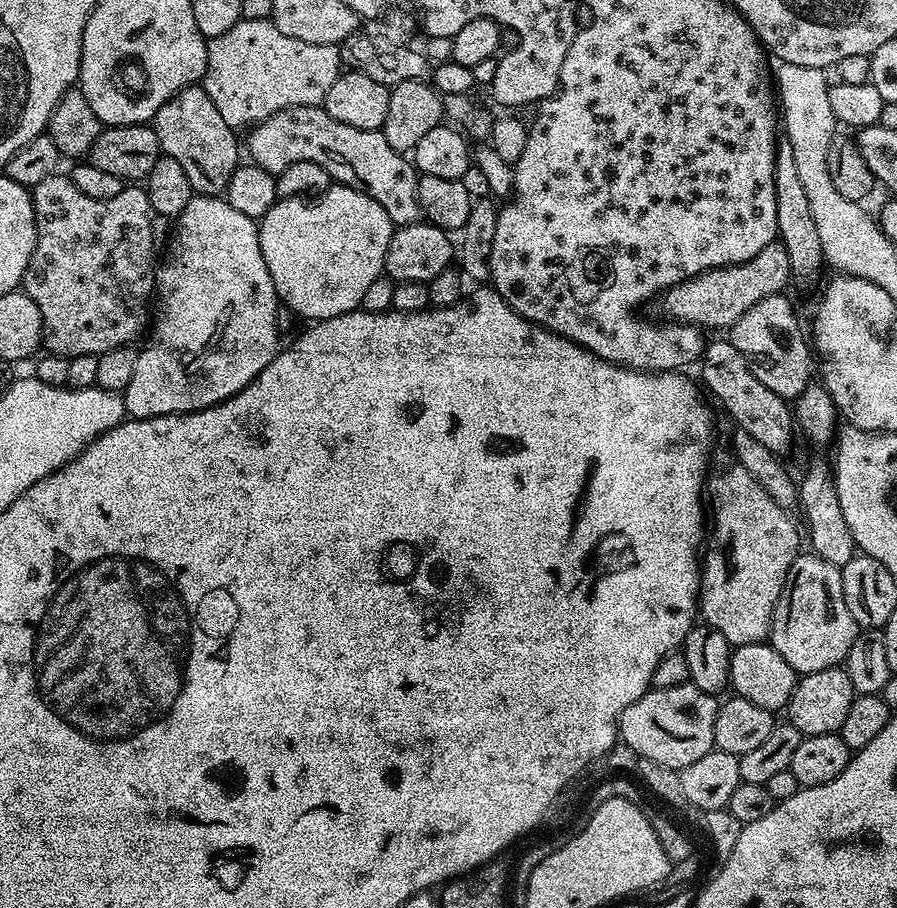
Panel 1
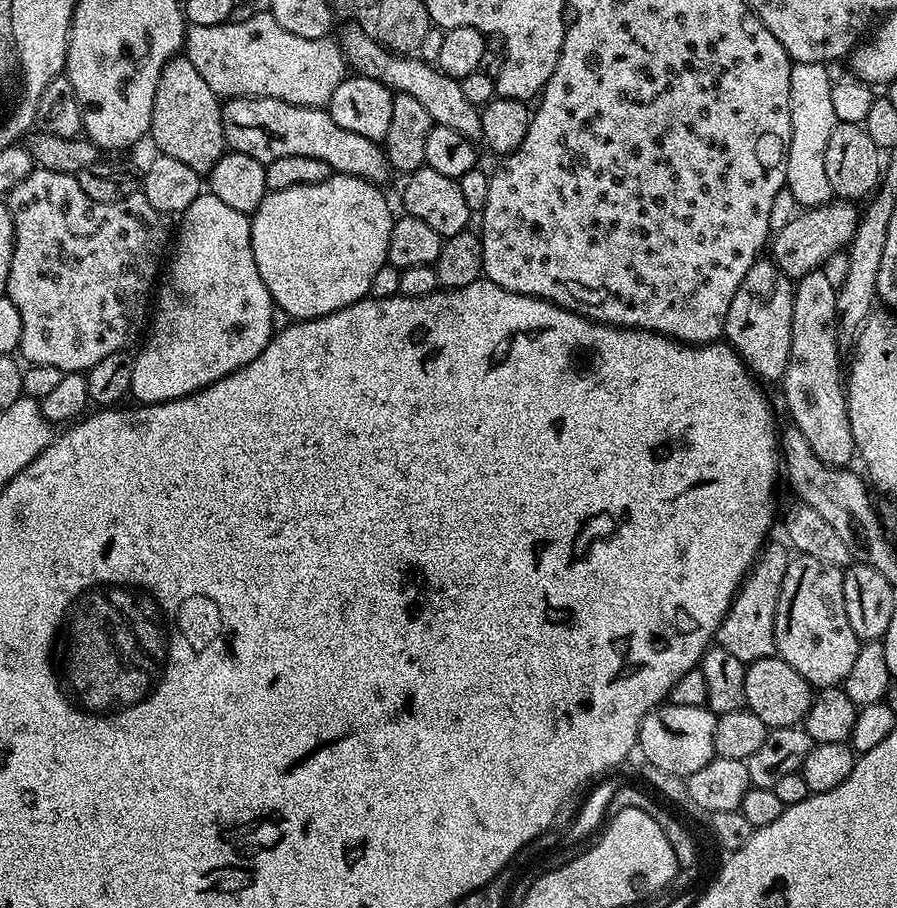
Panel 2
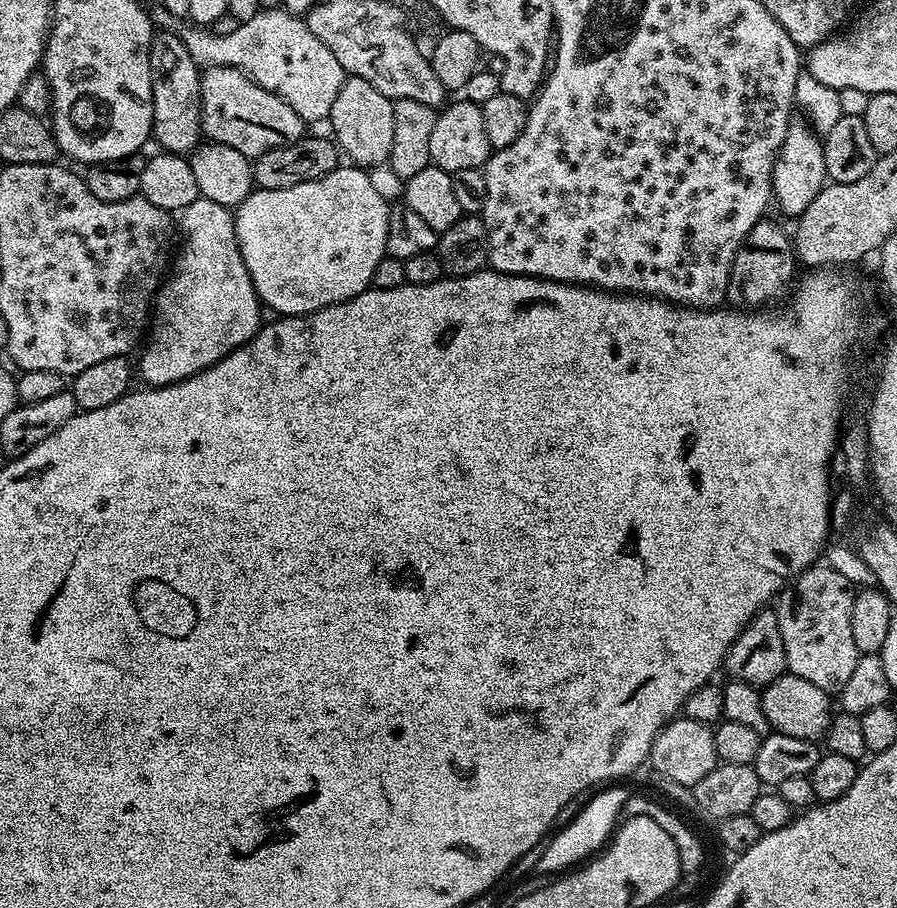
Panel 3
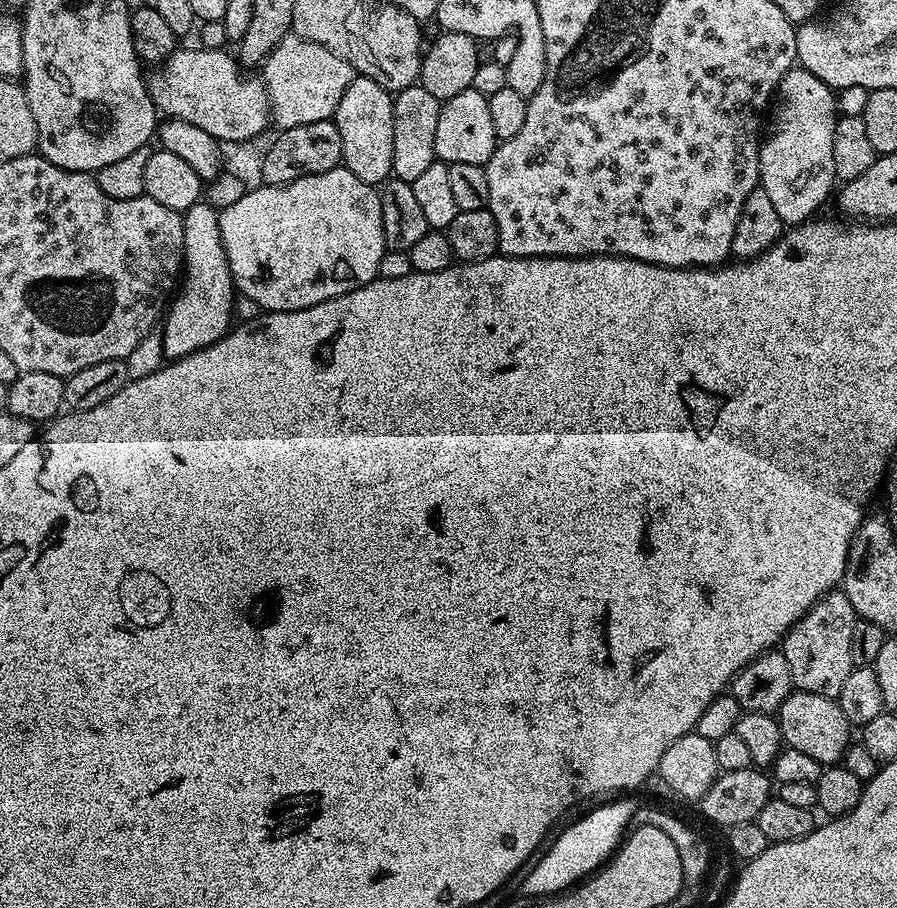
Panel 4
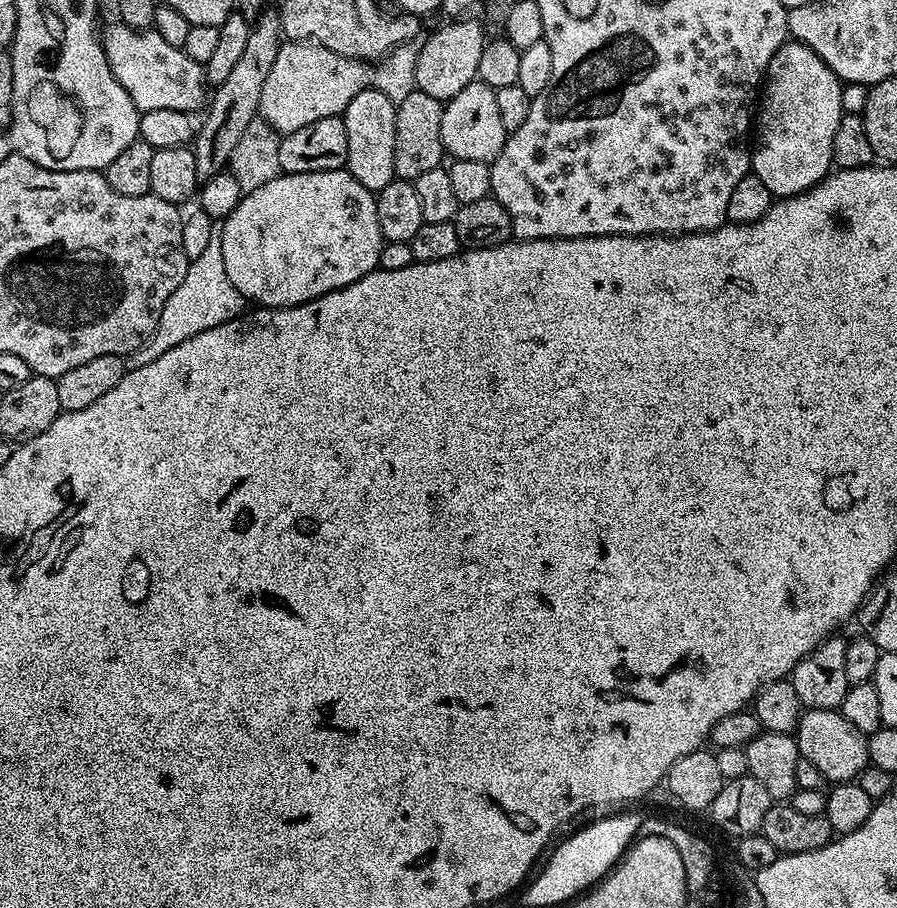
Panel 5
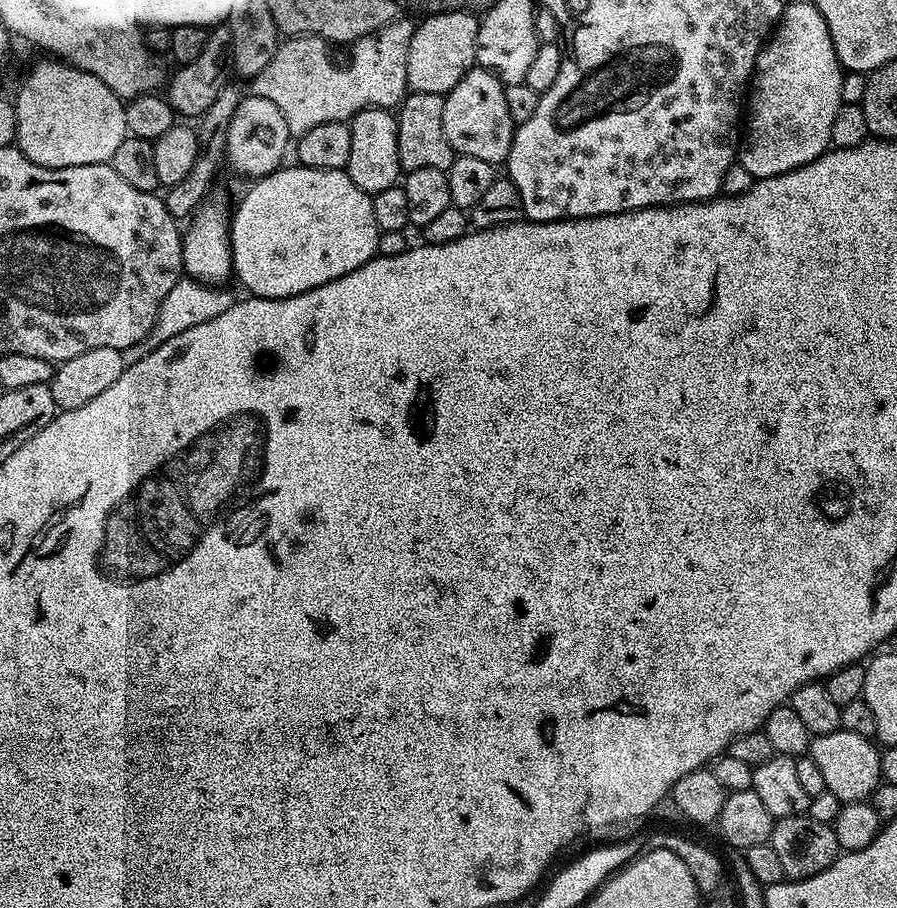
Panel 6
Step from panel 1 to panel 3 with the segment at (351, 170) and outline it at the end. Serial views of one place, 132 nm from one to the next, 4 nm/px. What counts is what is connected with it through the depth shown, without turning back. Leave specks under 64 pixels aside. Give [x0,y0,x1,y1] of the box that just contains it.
[200,68,306,158]

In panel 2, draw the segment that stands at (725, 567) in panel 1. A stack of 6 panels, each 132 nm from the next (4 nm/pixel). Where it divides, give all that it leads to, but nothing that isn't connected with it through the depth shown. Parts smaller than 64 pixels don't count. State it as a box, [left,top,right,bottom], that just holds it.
[715,543,790,666]

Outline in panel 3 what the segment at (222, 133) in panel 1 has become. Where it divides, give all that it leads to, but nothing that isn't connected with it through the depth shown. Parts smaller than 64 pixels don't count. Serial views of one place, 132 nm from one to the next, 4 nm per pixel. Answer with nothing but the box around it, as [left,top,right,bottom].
[150,31,201,153]

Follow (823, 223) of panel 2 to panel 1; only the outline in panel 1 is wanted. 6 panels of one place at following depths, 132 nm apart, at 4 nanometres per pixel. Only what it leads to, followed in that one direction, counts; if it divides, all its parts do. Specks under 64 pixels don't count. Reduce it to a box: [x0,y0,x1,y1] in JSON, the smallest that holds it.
[663,239,793,330]

